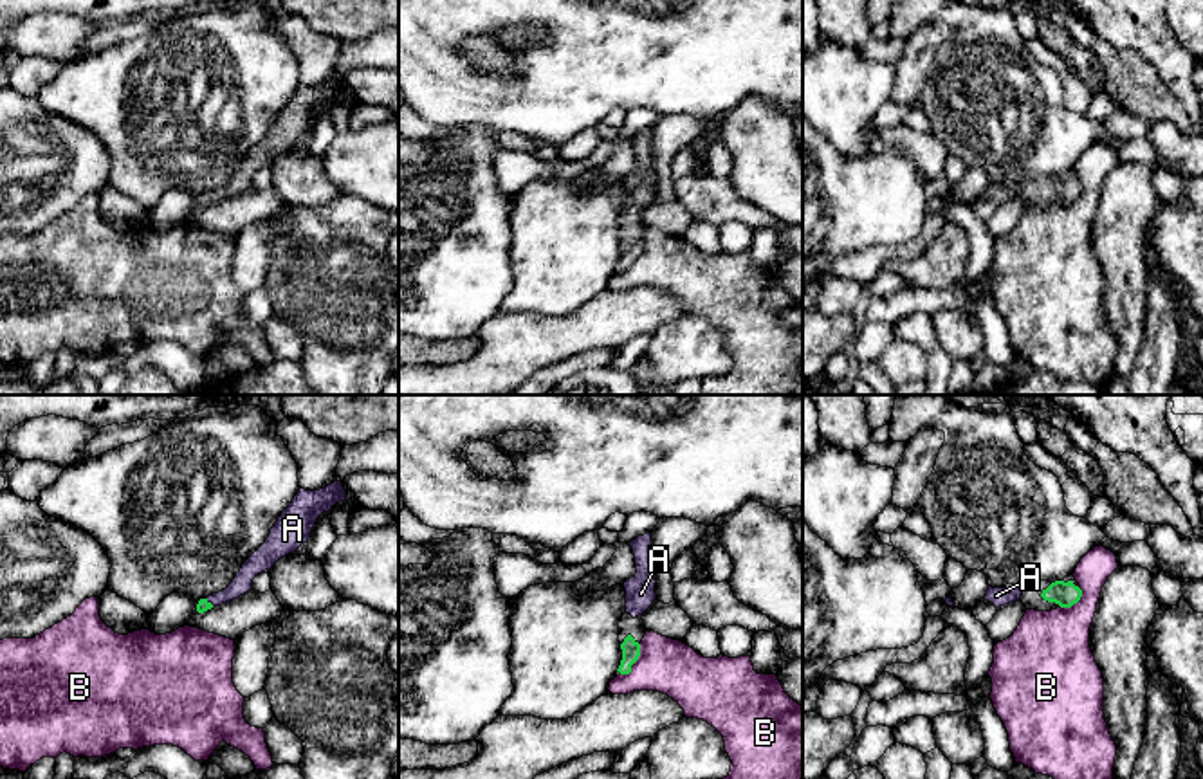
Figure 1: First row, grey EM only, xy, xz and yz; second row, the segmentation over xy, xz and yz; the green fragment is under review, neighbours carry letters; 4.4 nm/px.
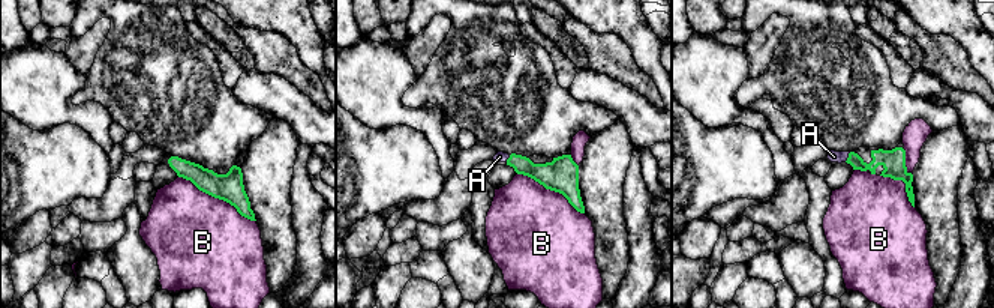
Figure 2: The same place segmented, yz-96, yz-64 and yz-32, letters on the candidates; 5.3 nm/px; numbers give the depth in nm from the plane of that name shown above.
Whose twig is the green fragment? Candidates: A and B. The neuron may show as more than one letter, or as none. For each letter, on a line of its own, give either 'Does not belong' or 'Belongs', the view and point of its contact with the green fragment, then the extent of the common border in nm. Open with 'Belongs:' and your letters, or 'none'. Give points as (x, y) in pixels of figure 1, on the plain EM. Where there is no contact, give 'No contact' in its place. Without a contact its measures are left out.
Belongs: A
A: Belongs. Touches green at xy (210, 199). Shared border 50 nm
B: Does not belong. Touches green at yz (1074, 199). Shared border 130 nm

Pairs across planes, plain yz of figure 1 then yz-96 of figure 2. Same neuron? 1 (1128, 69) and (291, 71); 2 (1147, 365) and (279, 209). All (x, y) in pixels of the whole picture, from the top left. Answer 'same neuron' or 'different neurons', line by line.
1: same neuron
2: different neurons

